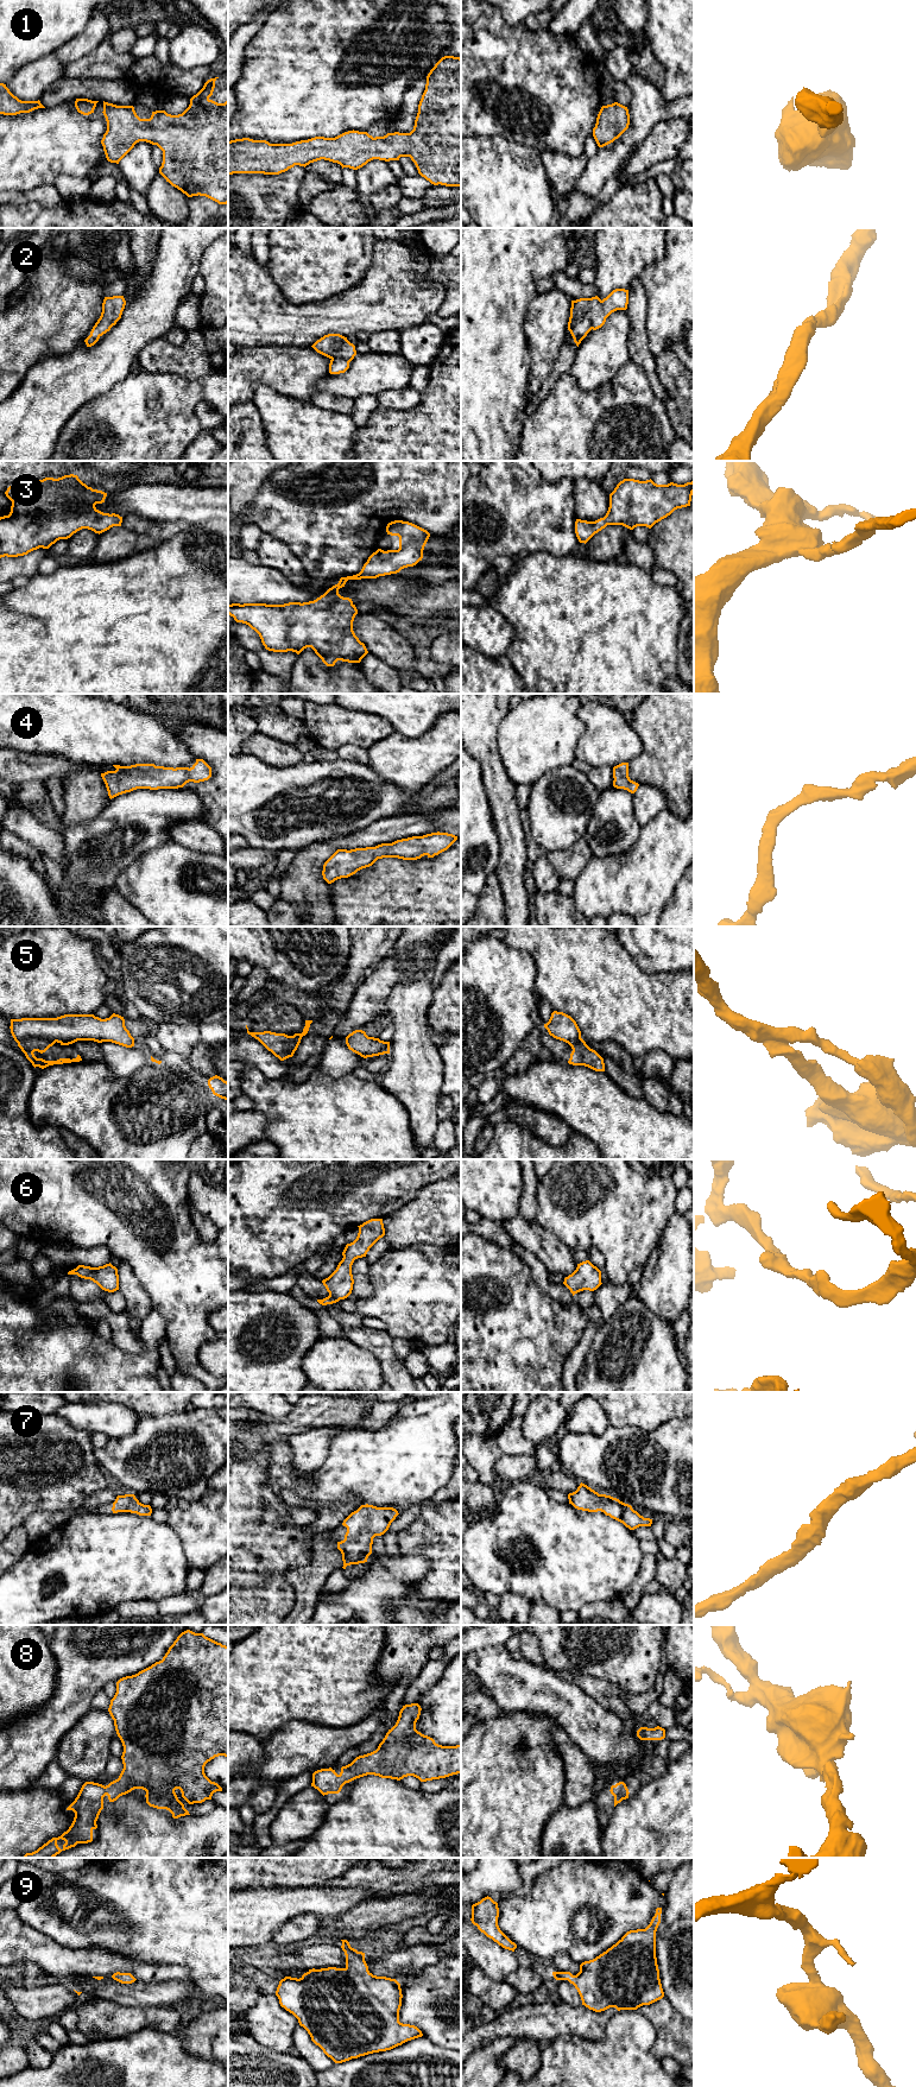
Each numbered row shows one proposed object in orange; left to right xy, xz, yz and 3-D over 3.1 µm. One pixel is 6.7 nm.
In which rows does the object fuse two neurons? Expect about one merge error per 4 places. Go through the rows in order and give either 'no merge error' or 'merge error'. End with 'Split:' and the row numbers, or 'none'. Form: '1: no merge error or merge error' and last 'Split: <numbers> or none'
1: no merge error
2: no merge error
3: no merge error
4: no merge error
5: merge error
6: no merge error
7: no merge error
8: no merge error
9: no merge error
Split: 5

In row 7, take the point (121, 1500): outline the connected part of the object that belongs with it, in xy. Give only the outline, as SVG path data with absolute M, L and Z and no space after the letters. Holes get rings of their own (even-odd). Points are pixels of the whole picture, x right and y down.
M134 1494L118 1495L112 1507L113 1513L131 1512L139 1516L151 1516L152 1509L150 1505L141 1504Z

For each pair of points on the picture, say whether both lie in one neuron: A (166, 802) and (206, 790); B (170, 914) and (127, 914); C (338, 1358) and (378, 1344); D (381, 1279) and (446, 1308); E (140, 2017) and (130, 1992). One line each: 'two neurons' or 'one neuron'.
A: two neurons
B: two neurons
C: two neurons
D: one neuron
E: two neurons

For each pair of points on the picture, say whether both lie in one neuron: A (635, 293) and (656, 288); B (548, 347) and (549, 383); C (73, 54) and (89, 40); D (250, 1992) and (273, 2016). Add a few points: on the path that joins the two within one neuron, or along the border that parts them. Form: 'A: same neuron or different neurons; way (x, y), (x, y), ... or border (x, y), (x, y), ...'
A: different neurons; border (639, 278), (645, 292), (645, 318)
B: different neurons; border (560, 348), (557, 360), (541, 384)
C: same neuron; way (76, 50), (86, 42)
D: different neurons; border (260, 1994), (245, 2016)

